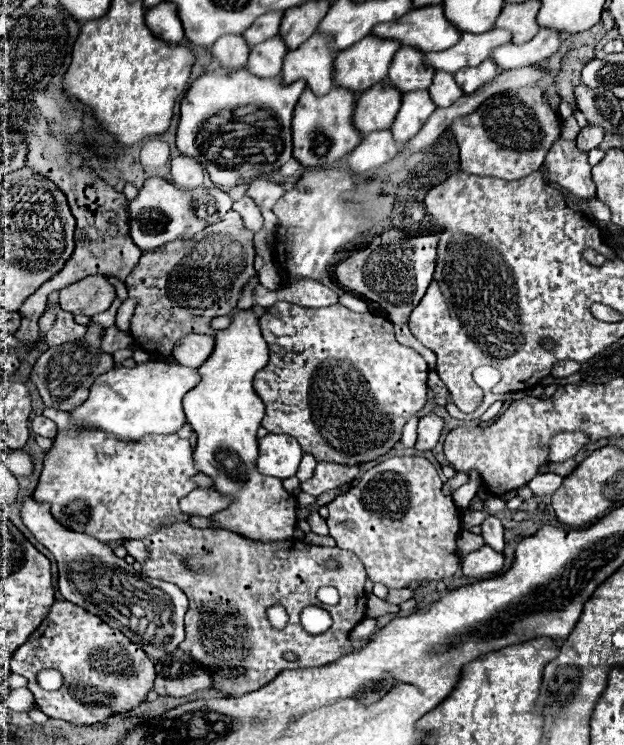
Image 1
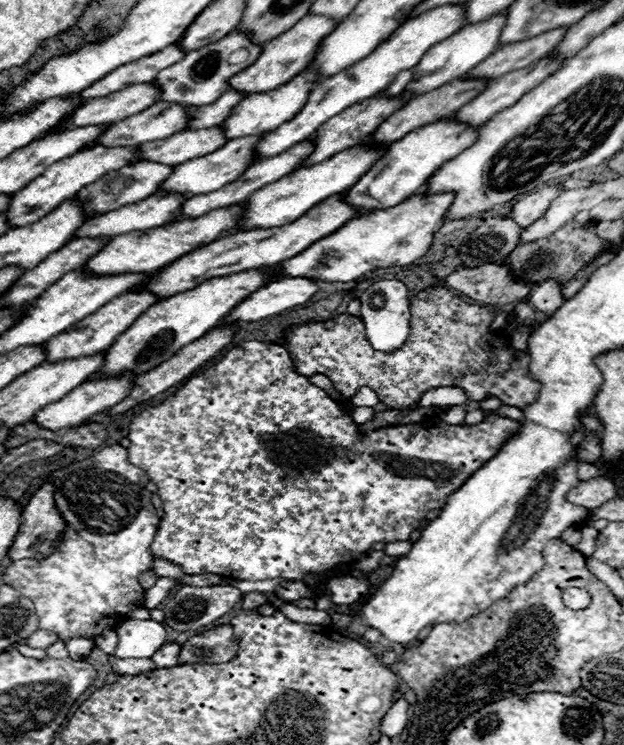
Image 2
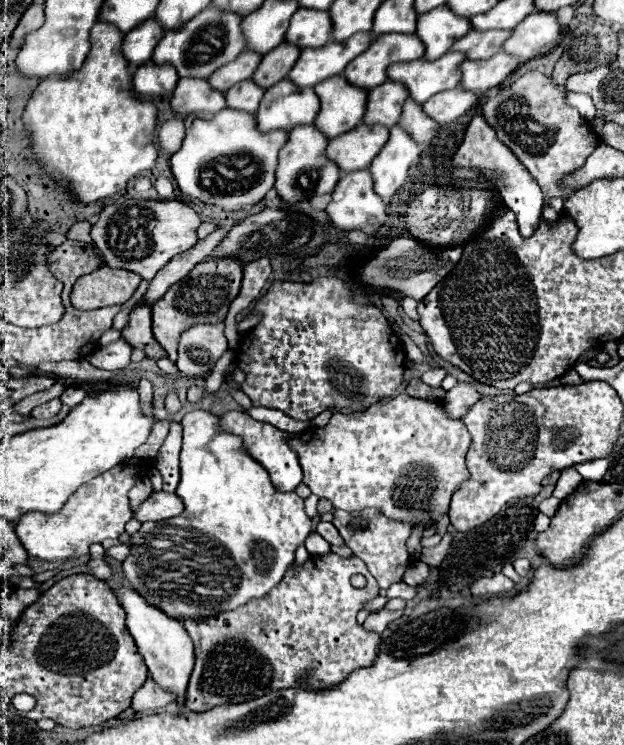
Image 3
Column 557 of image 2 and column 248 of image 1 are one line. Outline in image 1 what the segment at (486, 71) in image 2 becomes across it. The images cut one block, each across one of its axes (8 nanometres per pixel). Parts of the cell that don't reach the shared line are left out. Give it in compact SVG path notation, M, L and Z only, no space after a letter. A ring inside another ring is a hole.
M276 10L276 14L264 14L264 16L256 18L256 22L242 36L248 42L248 46L252 48L268 38L274 38L280 30L280 20L282 20L282 14L278 10Z

